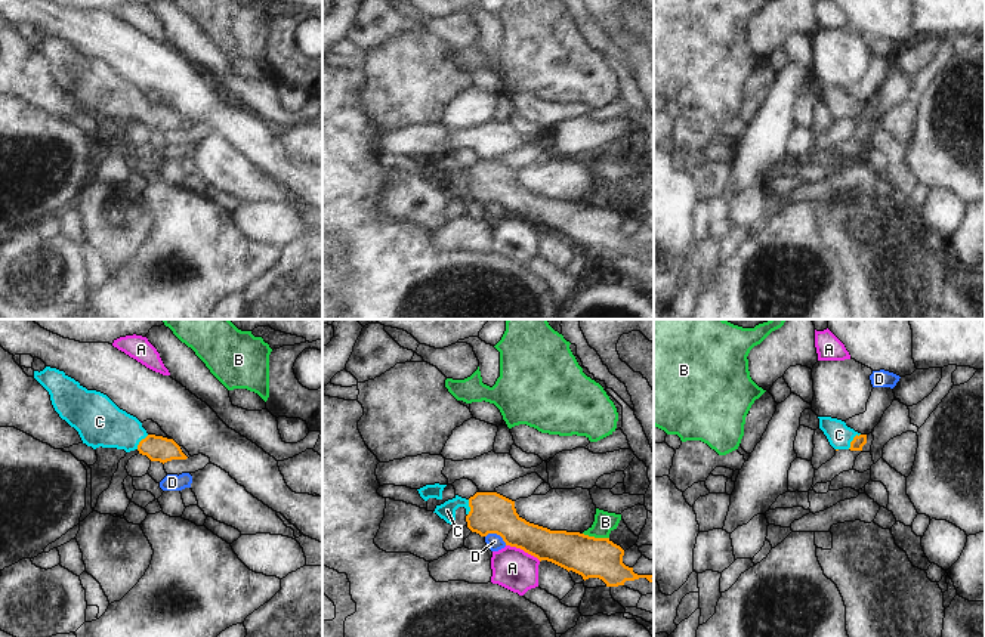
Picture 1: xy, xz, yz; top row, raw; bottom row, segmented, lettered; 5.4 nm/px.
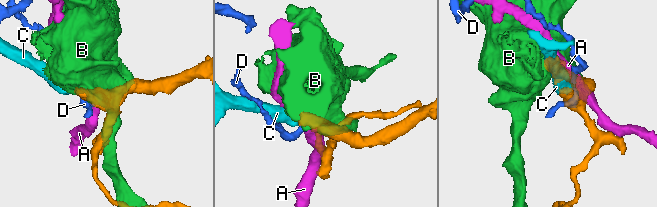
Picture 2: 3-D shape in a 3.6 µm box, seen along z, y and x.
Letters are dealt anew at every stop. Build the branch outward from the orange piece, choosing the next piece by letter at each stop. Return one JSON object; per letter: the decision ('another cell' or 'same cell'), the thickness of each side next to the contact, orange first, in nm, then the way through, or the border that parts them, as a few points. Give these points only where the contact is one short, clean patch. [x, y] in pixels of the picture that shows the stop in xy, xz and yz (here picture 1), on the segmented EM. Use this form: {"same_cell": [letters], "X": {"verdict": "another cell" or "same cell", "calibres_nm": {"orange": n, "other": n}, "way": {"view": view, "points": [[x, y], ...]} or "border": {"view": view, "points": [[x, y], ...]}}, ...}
{"same_cell": ["C"], "A": {"verdict": "another cell", "calibres_nm": {"orange": 200, "other": 220}}, "B": {"verdict": "another cell", "calibres_nm": {"orange": 220, "other": 120}}, "C": {"verdict": "same cell", "calibres_nm": {"orange": 70, "other": 140}, "way": {"view": "yz", "points": [[858, 442], [852, 441], [839, 435]]}}, "D": {"verdict": "another cell", "calibres_nm": {"orange": 220, "other": 90}, "border": {"view": "xz", "points": [[485, 535], [496, 534], [506, 544]]}}}

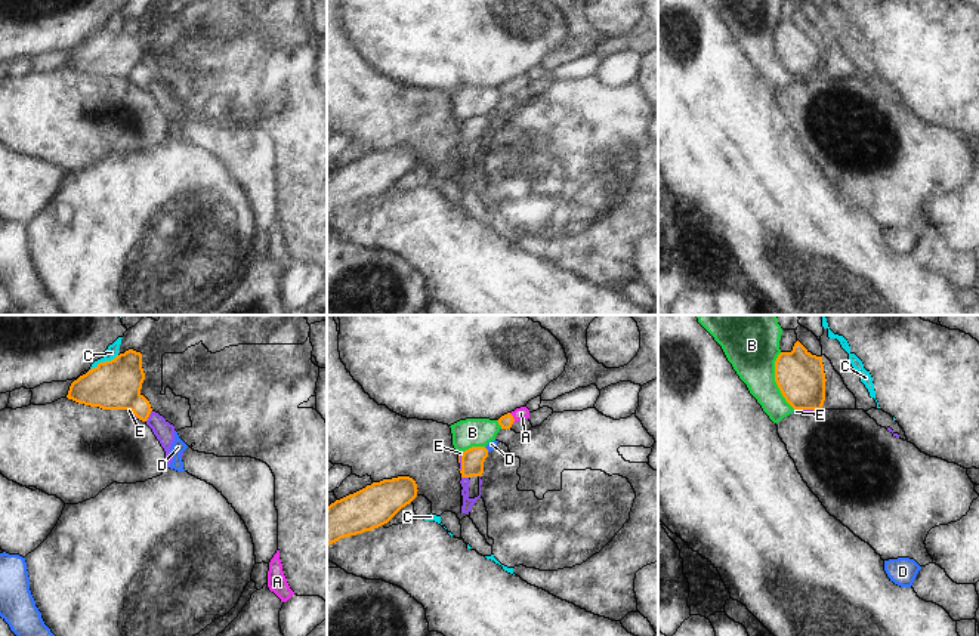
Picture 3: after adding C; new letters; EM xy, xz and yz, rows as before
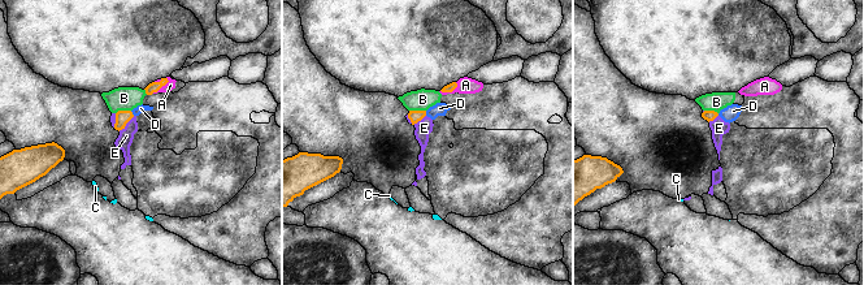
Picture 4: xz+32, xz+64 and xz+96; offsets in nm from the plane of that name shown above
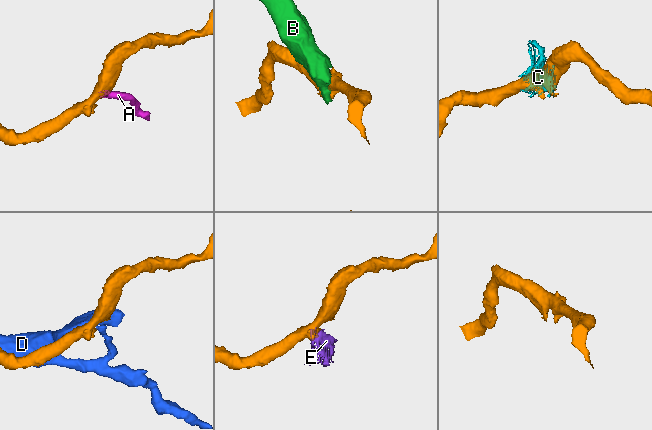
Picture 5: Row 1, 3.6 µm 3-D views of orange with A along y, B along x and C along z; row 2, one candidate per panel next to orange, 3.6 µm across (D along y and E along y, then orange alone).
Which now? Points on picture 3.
{"same_cell": ["A"], "A": {"verdict": "same cell", "calibres_nm": {"orange": 70, "other": 70}, "way": {"view": "xz", "points": [[506, 420], [512, 417], [521, 413]]}}, "B": {"verdict": "another cell", "calibres_nm": {"orange": 260, "other": 300}}, "C": {"verdict": "another cell", "calibres_nm": {"orange": 280, "other": 70}, "border": {"view": "xy", "points": [[117, 354], [110, 360], [99, 361], [90, 370]]}}, "D": {"verdict": "another cell", "calibres_nm": {"orange": 130, "other": 50}}, "E": {"verdict": "another cell", "calibres_nm": {"orange": 280, "other": 110}, "border": {"view": "xy", "points": [[151, 410], [145, 420]]}}}

